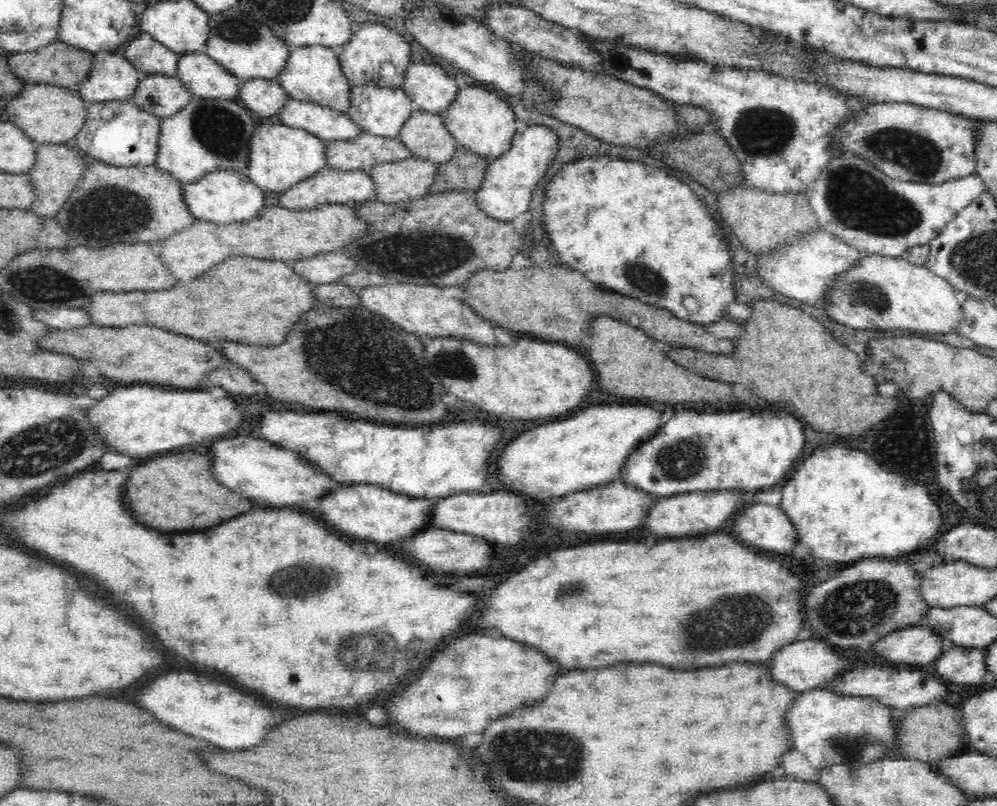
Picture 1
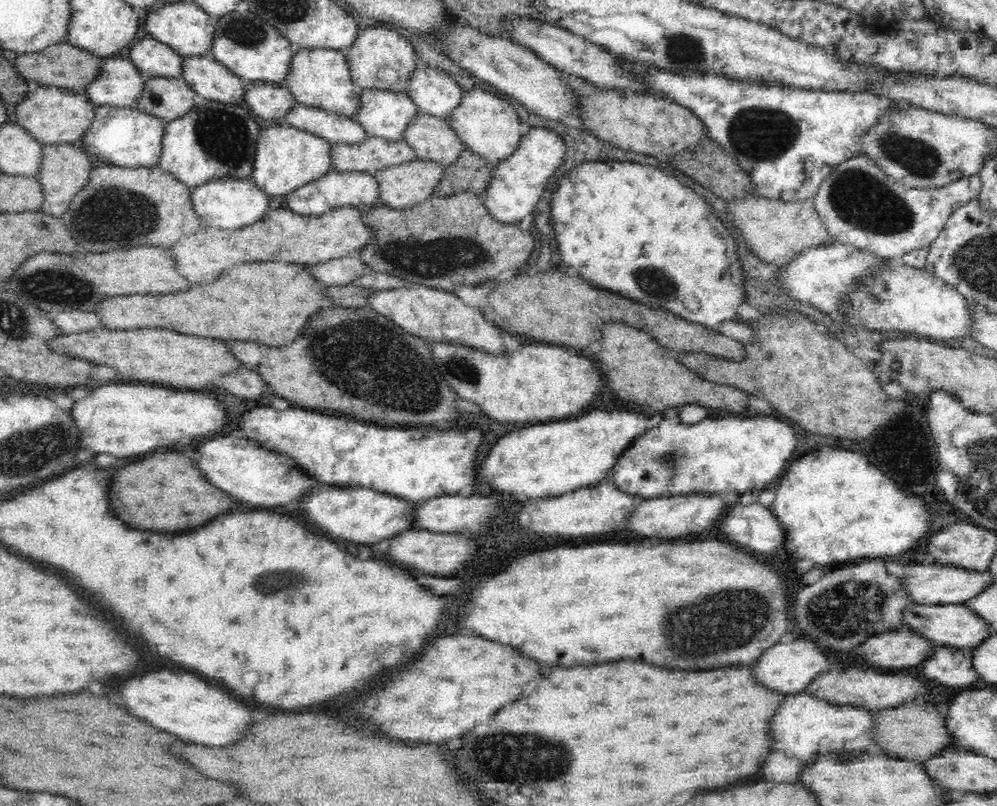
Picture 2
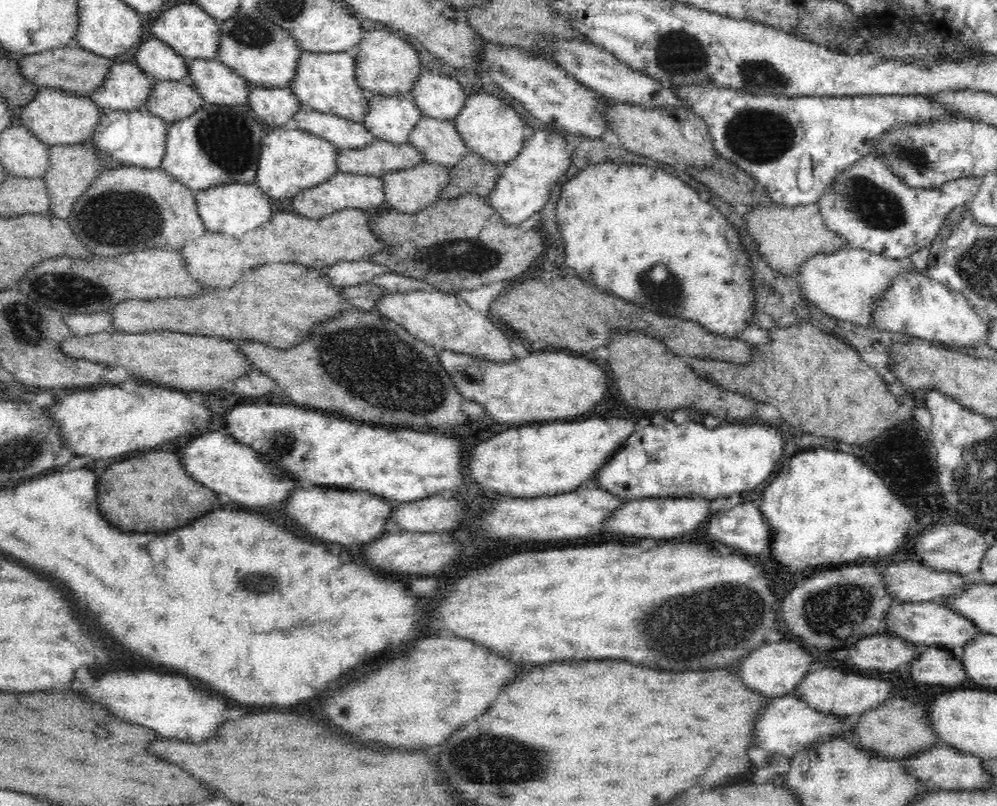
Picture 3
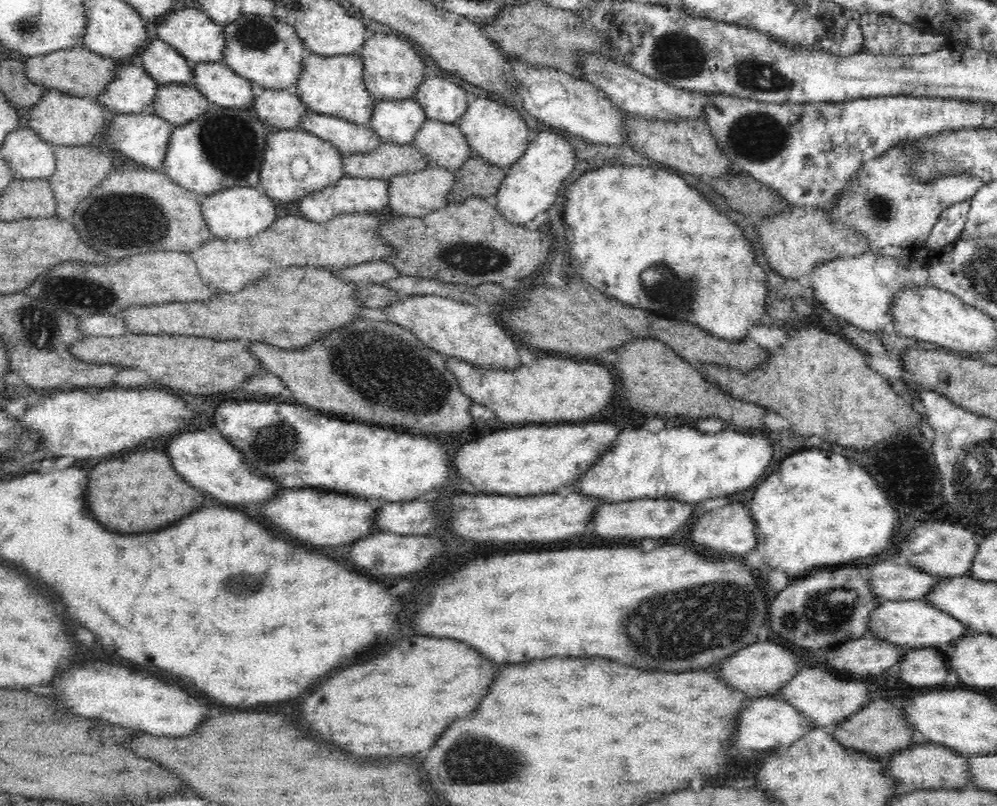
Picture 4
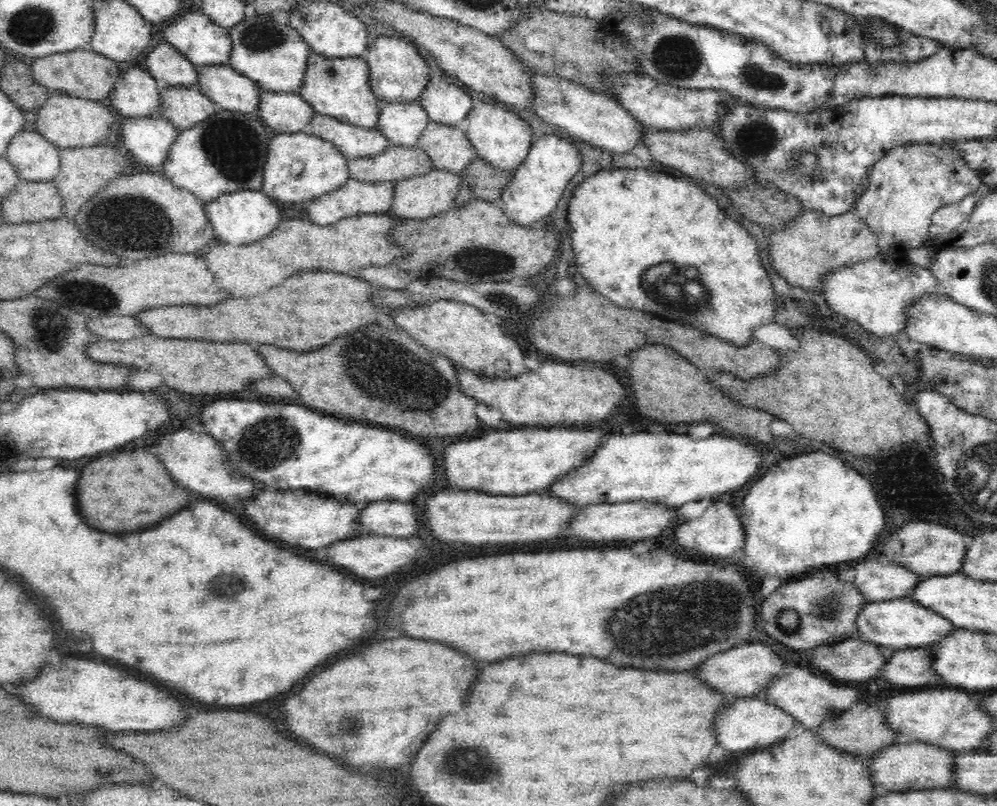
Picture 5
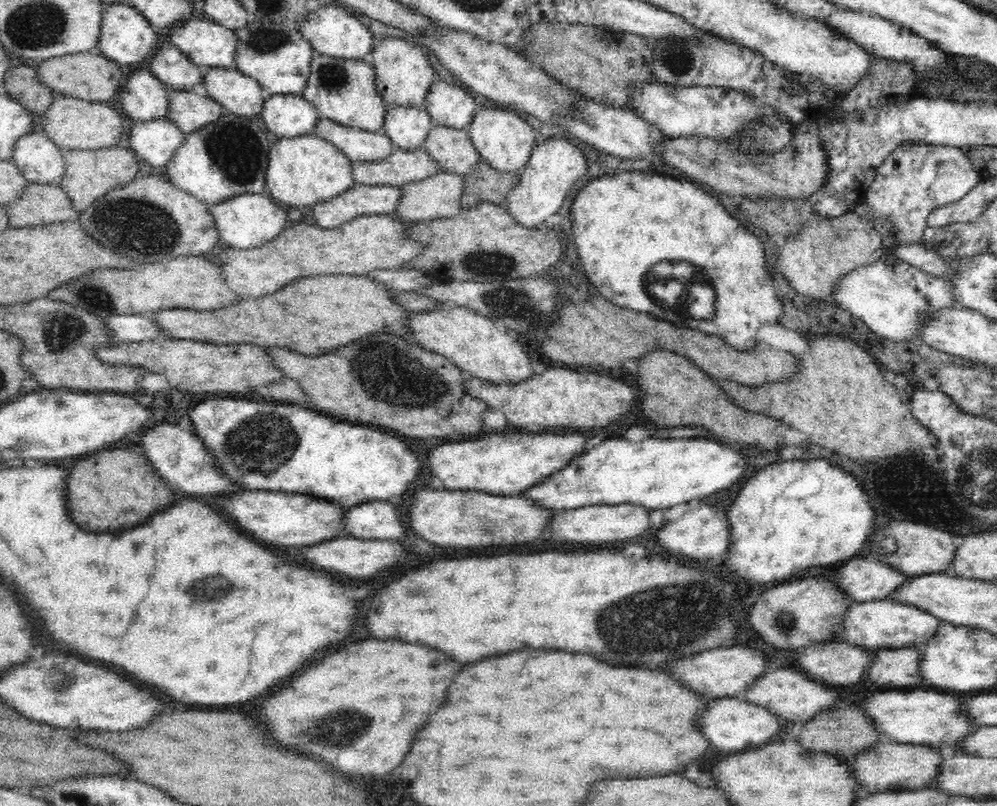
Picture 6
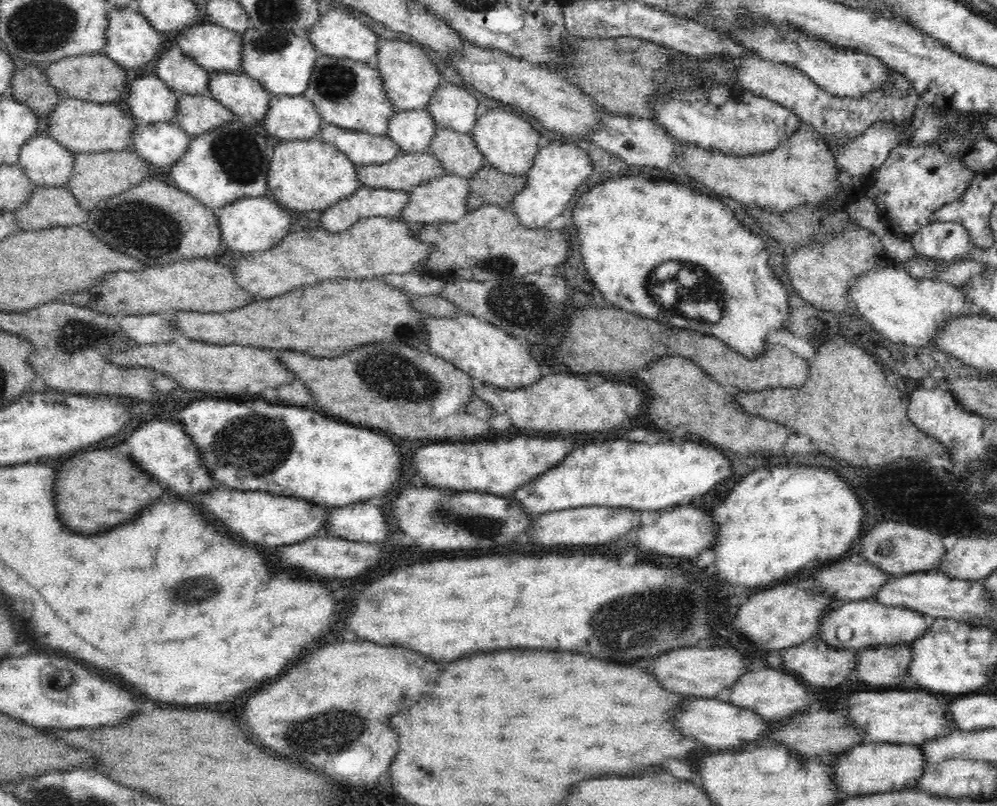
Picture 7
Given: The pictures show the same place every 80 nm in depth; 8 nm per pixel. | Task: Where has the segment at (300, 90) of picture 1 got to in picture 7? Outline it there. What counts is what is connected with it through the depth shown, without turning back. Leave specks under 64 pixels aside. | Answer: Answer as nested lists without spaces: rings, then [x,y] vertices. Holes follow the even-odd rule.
[[[318,54],[304,96],[316,105],[324,123],[366,134],[388,135],[387,126],[395,111],[375,64]]]

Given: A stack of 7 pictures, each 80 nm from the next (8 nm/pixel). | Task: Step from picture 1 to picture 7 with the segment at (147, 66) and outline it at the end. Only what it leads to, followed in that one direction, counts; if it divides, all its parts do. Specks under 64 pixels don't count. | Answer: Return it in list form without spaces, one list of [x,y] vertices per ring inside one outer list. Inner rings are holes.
[[[172,43],[172,48],[160,56],[156,64],[157,76],[178,95],[202,95],[209,90],[209,72],[196,64],[182,49]]]

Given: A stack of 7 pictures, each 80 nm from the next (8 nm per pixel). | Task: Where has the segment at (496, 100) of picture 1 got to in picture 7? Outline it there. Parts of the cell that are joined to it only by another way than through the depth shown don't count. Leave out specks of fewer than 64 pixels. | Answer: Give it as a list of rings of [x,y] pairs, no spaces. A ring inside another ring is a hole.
[[[501,109],[482,110],[473,130],[475,144],[483,154],[486,164],[496,167],[504,174],[526,175],[537,155],[541,134],[517,113]]]

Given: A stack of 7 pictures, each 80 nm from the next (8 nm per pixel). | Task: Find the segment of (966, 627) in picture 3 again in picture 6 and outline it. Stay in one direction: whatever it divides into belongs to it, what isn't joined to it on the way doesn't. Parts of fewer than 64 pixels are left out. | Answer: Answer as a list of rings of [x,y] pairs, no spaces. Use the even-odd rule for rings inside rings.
[[[874,599],[866,602],[853,602],[849,605],[844,620],[844,630],[833,638],[834,641],[843,640],[854,646],[876,650],[882,648],[922,647],[934,636],[940,628],[941,619],[918,607],[886,599]]]

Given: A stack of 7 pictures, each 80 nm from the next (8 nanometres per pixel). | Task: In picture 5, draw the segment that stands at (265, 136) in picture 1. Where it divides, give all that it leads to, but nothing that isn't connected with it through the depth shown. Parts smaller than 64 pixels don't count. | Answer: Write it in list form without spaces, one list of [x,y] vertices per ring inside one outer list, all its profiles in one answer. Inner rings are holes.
[[[304,131],[299,133],[274,134],[270,138],[267,146],[267,161],[263,166],[263,191],[271,199],[280,202],[304,202],[308,204],[312,199],[325,195],[330,191],[338,190],[348,179],[350,179],[349,169],[347,168],[347,158],[336,148],[334,144],[316,135],[306,134]],[[295,161],[301,162],[303,169],[298,175],[292,175],[290,168]]]

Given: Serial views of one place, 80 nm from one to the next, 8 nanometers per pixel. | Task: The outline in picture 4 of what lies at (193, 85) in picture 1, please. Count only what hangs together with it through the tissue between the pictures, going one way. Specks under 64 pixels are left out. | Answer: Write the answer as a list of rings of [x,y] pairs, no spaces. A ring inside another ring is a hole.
[[[221,61],[199,62],[193,68],[192,84],[212,107],[250,110],[255,99],[250,83]]]

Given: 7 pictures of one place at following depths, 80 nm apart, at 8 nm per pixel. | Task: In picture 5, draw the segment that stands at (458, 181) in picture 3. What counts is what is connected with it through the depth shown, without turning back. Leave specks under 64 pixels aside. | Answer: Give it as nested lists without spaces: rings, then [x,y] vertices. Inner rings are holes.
[[[476,158],[466,170],[463,170],[459,177],[461,178],[460,188],[455,198],[455,203],[458,207],[467,205],[474,199],[482,199],[485,201],[500,204],[500,198],[505,186],[512,180],[515,171],[502,170],[494,168],[484,159]]]

